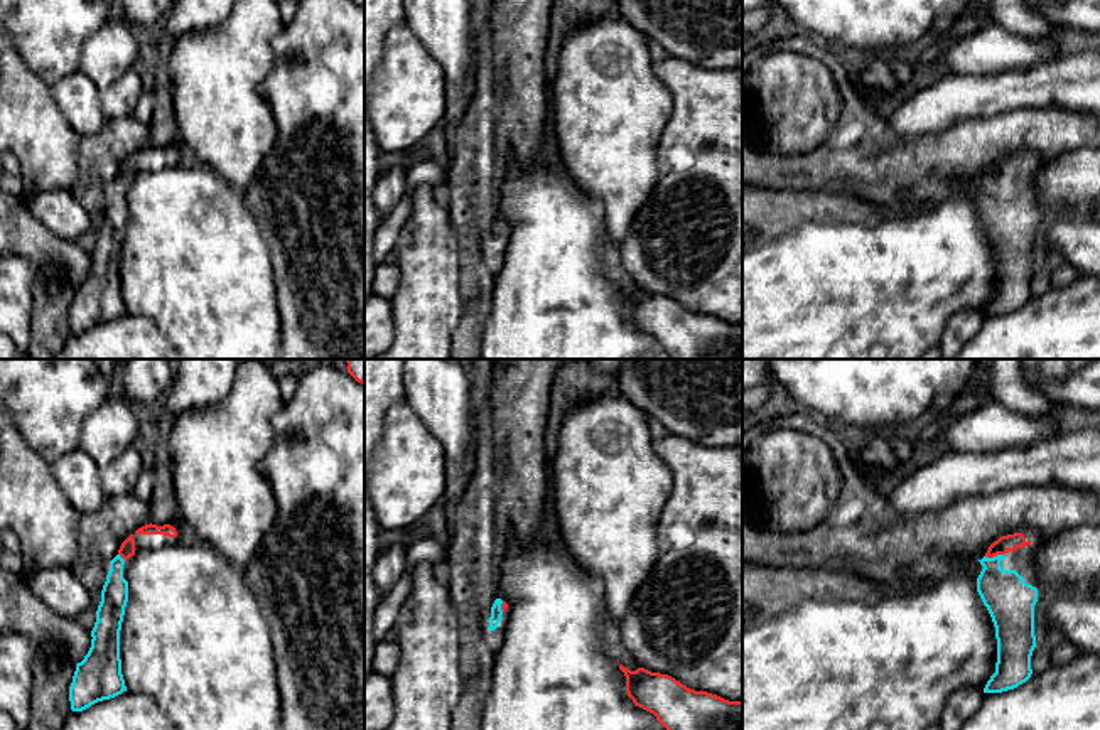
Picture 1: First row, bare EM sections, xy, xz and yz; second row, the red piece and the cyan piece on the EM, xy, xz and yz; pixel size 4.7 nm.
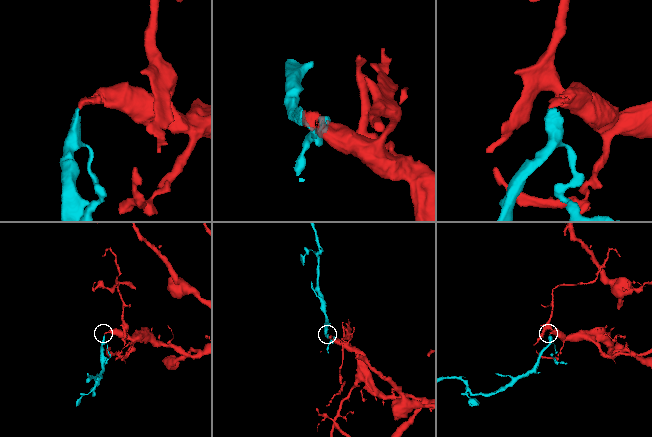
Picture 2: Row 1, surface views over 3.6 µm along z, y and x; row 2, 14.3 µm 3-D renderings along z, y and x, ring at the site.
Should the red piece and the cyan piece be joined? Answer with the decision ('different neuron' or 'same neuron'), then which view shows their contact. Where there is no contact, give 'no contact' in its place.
same neuron | yz

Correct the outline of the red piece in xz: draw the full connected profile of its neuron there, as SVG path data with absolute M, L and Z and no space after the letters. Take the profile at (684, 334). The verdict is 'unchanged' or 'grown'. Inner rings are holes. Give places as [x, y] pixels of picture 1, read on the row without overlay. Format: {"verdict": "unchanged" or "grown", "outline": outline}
{"verdict": "unchanged", "outline": "M619 287L626 298L626 315L633 325L656 339L670 359L742 359L742 324L729 324L707 314L695 314L668 297L644 290L631 293Z"}

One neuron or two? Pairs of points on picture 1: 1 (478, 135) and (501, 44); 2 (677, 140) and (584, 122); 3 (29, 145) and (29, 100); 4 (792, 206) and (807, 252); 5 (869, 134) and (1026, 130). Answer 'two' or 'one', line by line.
1: one
2: two
3: one
4: two
5: one

